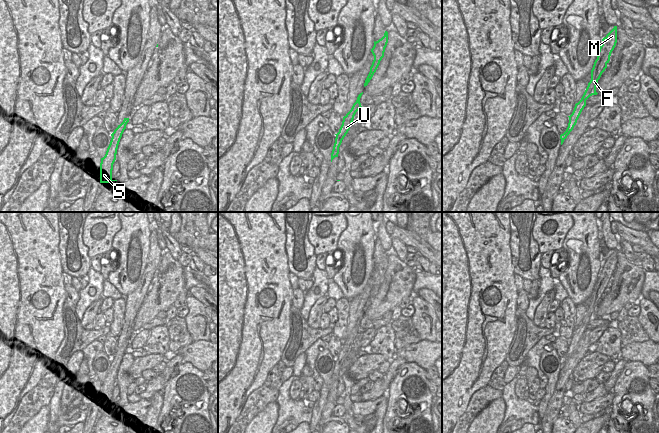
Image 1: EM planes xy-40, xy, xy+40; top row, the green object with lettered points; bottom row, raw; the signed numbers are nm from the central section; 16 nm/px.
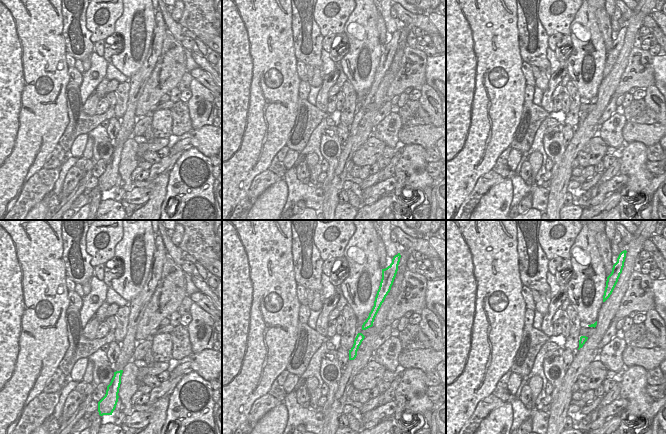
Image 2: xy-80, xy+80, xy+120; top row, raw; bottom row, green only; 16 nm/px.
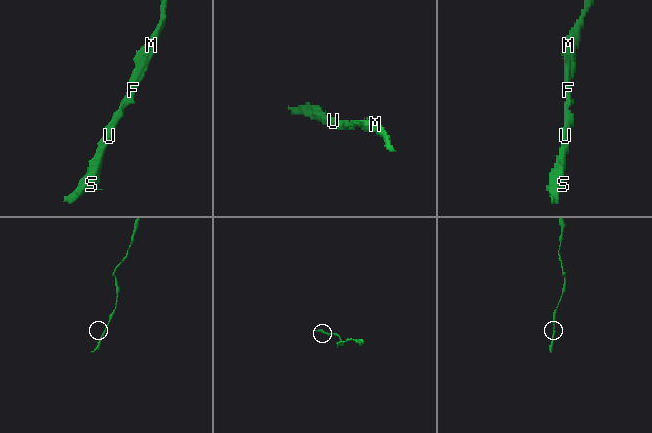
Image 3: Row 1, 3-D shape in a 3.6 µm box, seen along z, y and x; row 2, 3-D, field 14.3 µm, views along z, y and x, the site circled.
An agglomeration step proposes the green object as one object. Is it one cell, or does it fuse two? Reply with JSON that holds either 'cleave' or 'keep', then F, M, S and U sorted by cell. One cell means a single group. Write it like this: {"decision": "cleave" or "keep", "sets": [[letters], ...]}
{"decision": "keep", "sets": [["F", "M", "S", "U"]]}

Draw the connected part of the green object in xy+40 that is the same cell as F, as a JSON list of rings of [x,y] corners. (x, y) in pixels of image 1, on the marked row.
[[[617,26],[614,28],[602,39],[602,45],[599,48],[597,59],[594,62],[593,68],[591,70],[591,80],[588,83],[588,86],[581,98],[581,100],[575,104],[574,110],[569,117],[569,123],[566,131],[560,135],[561,145],[564,140],[573,130],[574,126],[577,123],[577,120],[586,106],[586,100],[592,96],[597,95],[596,86],[598,80],[600,79],[602,73],[607,68],[607,64],[610,61],[610,56],[612,51],[614,50],[617,43]]]

